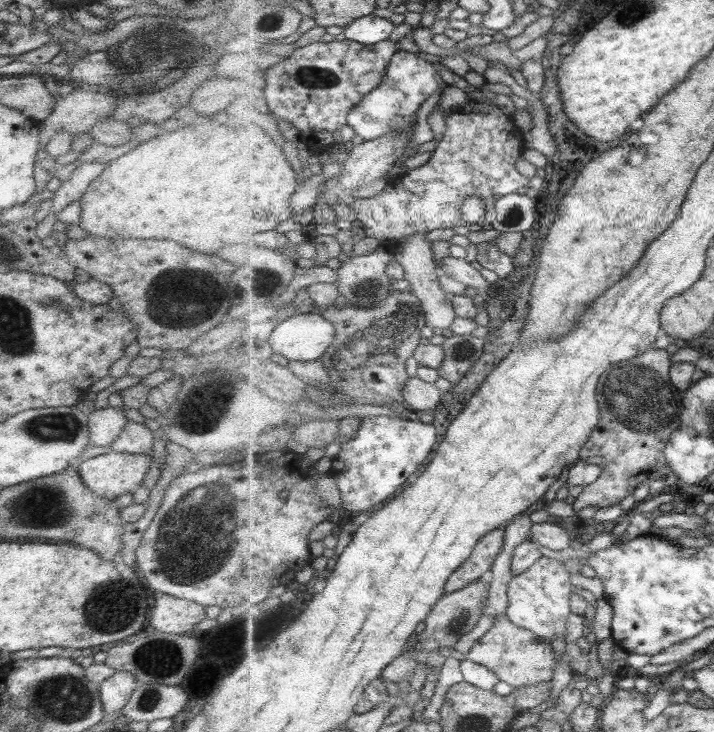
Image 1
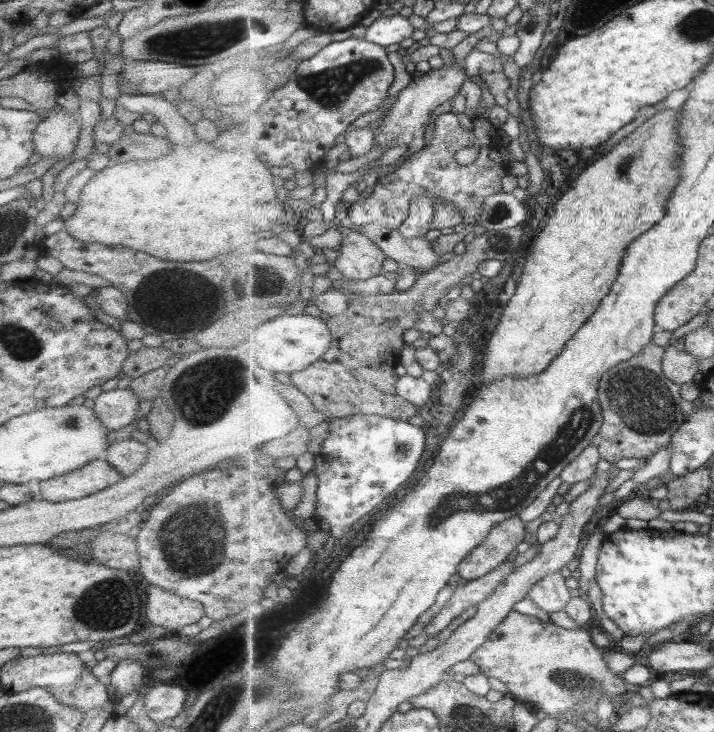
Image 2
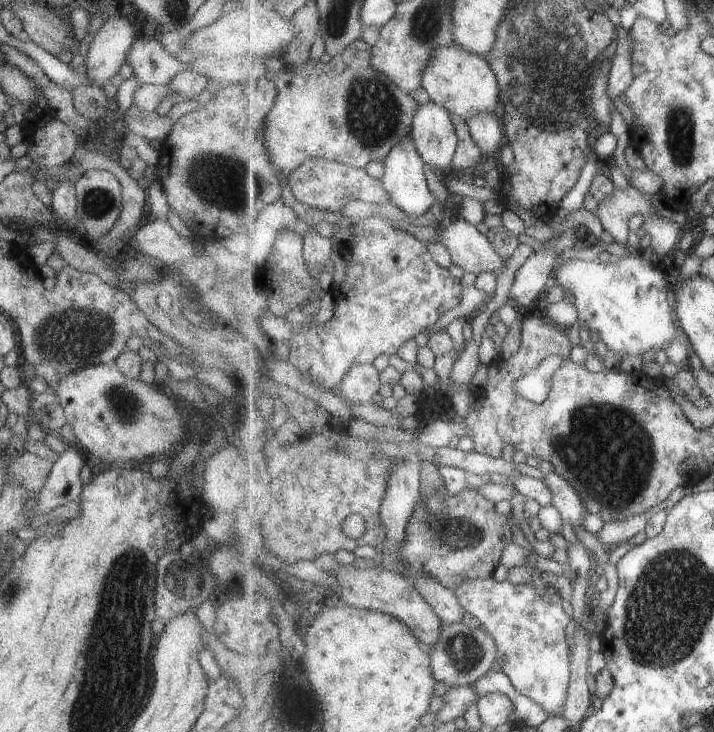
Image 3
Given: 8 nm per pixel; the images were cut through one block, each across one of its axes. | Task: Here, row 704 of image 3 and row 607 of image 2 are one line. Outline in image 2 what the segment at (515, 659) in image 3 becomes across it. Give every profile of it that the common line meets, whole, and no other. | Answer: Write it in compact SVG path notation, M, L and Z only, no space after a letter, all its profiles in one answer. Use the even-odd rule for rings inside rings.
M560 573L545 576L528 594L528 598L548 614L564 610L572 597Z

